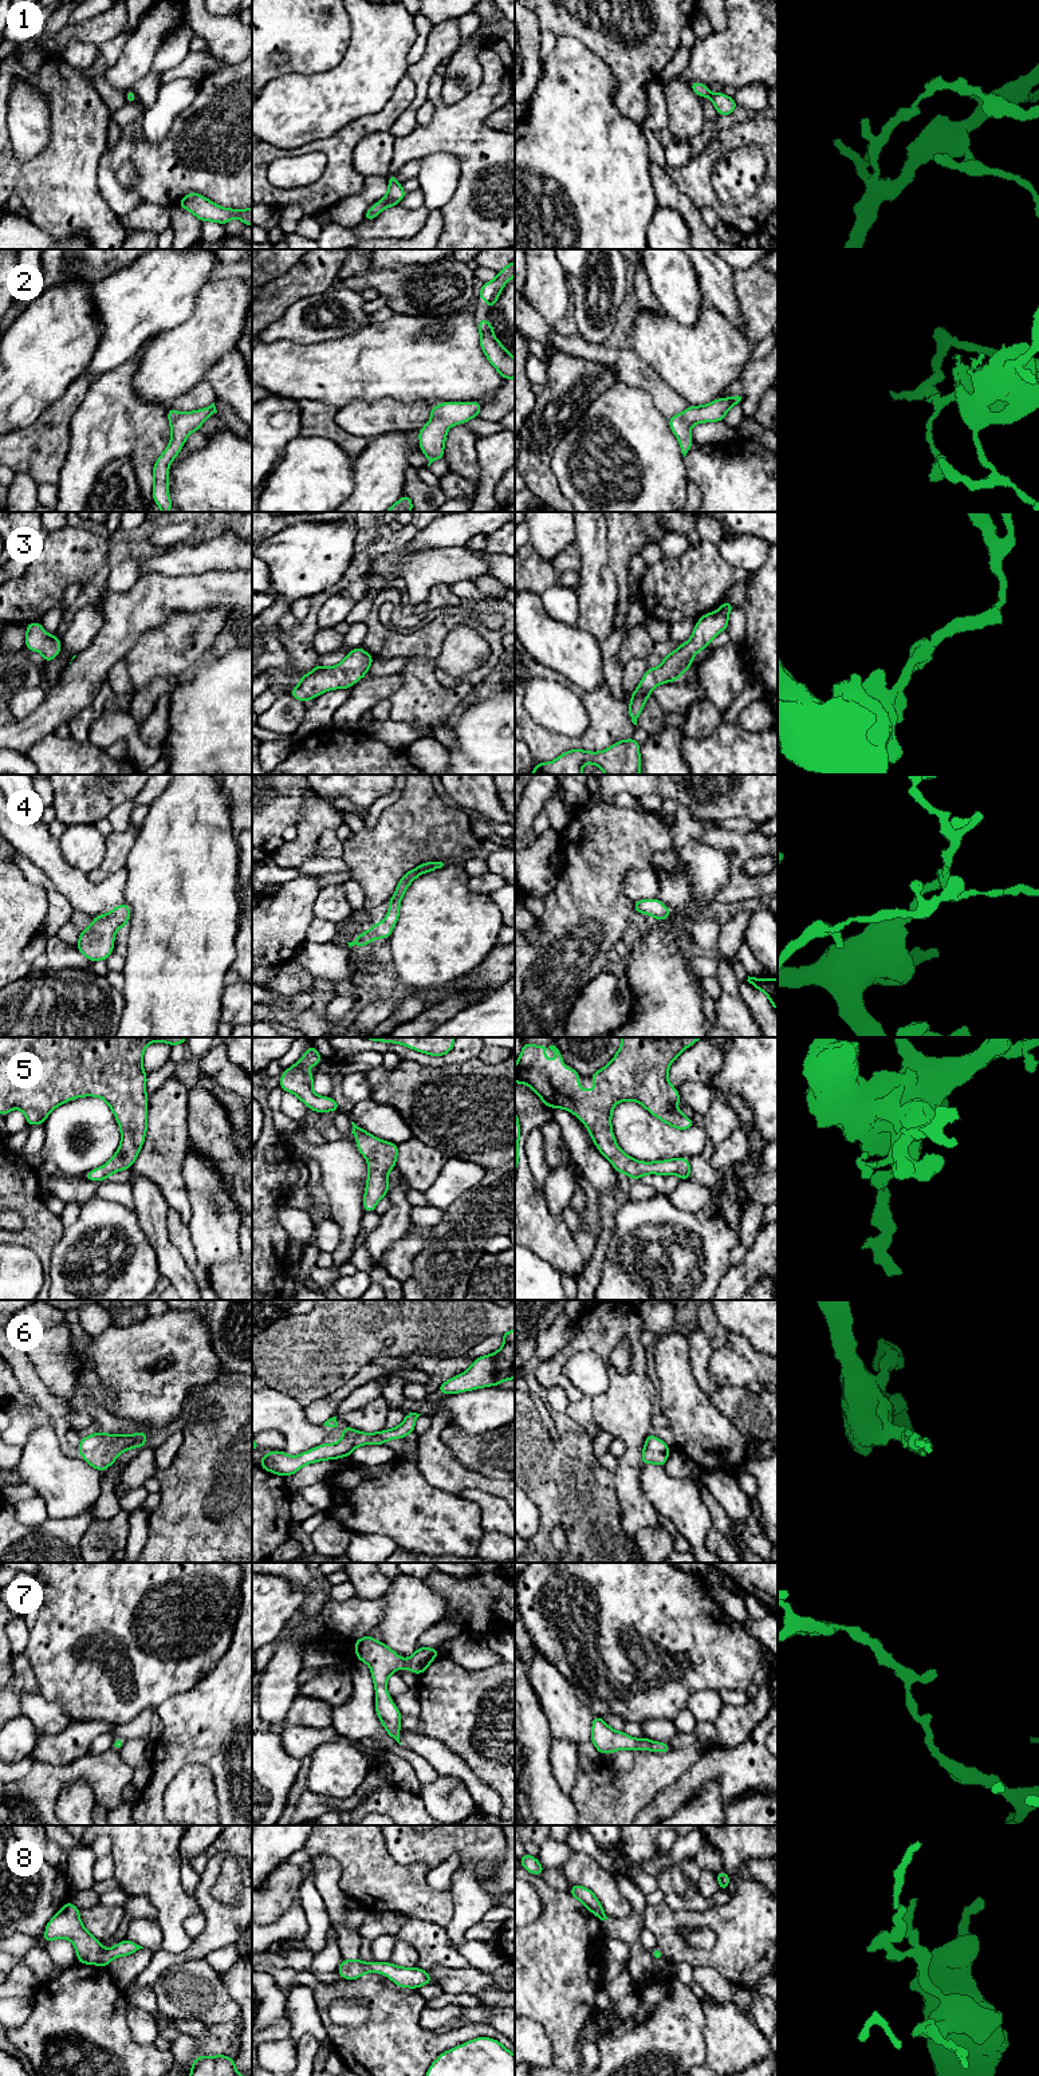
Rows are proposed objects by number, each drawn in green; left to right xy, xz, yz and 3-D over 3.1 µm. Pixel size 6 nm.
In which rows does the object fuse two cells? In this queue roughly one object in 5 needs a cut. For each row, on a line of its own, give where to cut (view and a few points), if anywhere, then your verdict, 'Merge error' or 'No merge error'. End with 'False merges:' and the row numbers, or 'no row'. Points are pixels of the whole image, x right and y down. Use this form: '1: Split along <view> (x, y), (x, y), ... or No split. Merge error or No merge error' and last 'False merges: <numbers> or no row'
1: No split. No merge error
2: No split. No merge error
3: No split. No merge error
4: No split. No merge error
5: No split. No merge error
6: No split. No merge error
7: No split. No merge error
8: No split. No merge error
False merges: no row

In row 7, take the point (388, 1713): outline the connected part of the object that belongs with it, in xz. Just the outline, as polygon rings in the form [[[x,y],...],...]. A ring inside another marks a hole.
[[[366,1635],[355,1640],[358,1661],[367,1663],[375,1686],[375,1710],[387,1734],[400,1745],[401,1713],[387,1693],[387,1678],[398,1669],[408,1669],[414,1674],[422,1674],[440,1654],[438,1648],[420,1647],[409,1659],[402,1659],[383,1642]]]

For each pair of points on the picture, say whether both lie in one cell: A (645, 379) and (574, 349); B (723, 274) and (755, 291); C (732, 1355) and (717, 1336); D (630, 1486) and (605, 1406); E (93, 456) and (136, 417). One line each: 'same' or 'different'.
A: same
B: different
C: different
D: same
E: same

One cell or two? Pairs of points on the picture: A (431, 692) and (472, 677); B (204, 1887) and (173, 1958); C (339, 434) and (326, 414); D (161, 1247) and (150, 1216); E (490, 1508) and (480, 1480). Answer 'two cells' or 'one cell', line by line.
A: two cells
B: one cell
C: one cell
D: one cell
E: two cells

